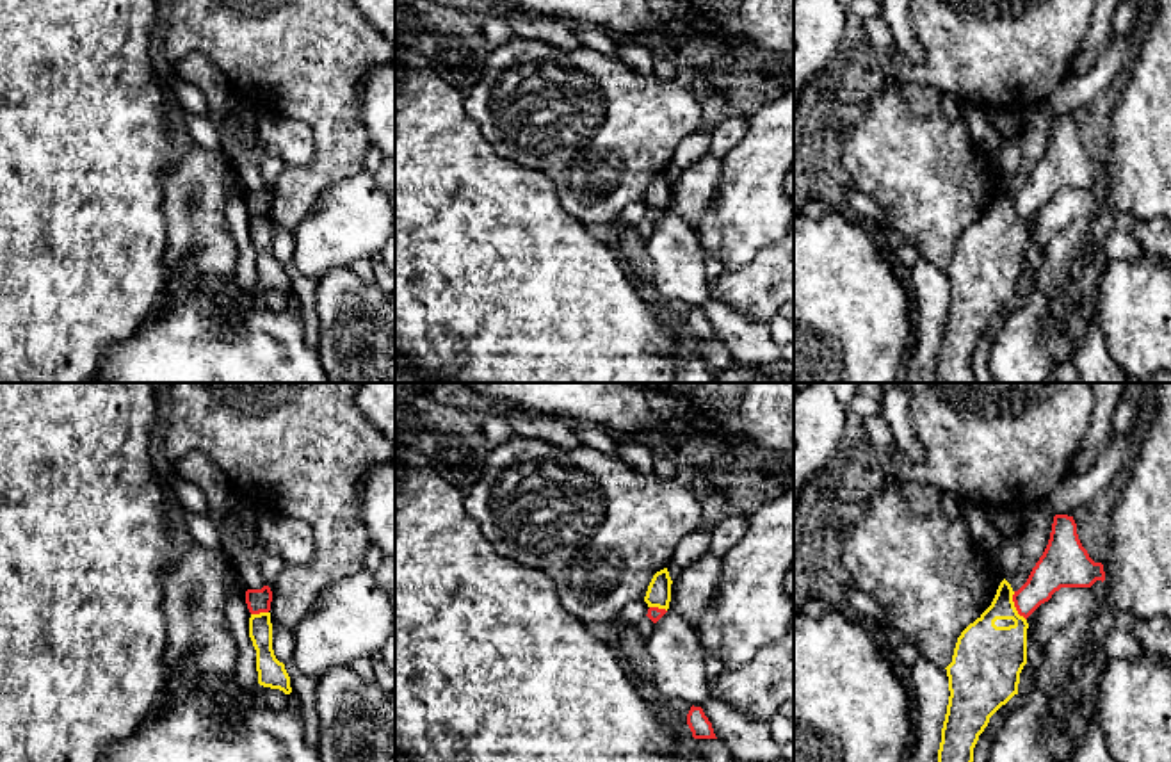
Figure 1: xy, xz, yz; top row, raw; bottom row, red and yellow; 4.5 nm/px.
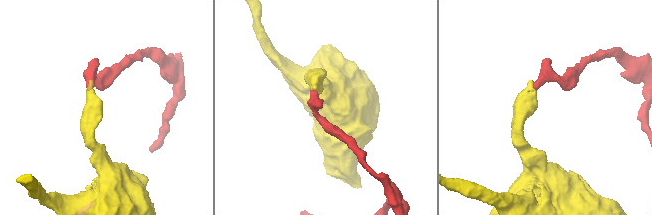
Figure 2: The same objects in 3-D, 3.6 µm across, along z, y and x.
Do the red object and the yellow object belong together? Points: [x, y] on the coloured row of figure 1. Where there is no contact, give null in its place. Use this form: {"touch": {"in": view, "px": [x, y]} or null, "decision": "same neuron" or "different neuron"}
{"touch": {"in": "yz", "px": [1015, 606]}, "decision": "different neuron"}

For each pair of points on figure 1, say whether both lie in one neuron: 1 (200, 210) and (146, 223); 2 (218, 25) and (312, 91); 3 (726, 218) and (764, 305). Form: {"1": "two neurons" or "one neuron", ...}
{"1": "two neurons", "2": "one neuron", "3": "two neurons"}

